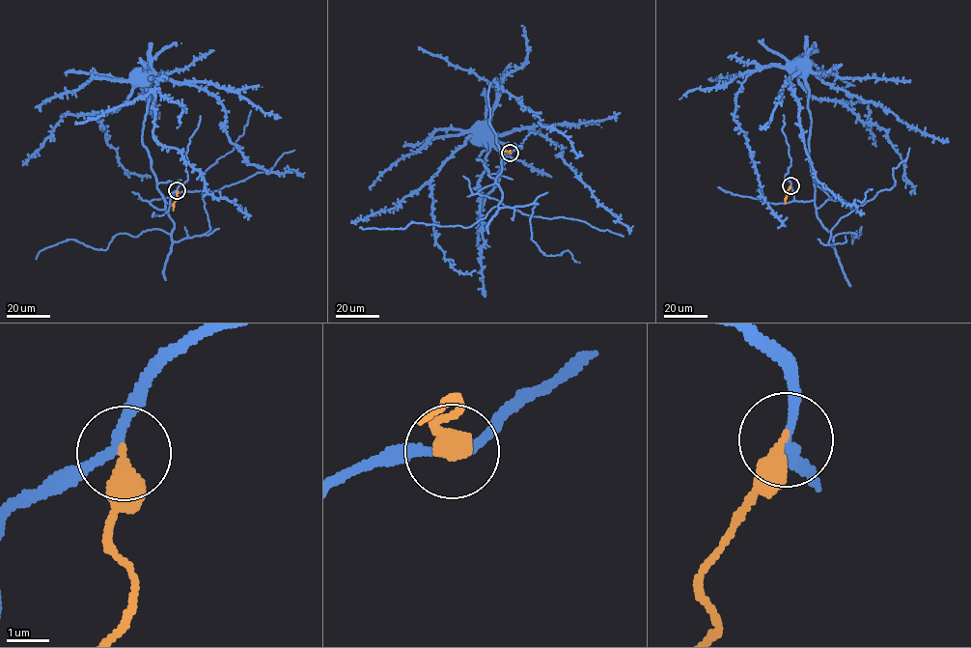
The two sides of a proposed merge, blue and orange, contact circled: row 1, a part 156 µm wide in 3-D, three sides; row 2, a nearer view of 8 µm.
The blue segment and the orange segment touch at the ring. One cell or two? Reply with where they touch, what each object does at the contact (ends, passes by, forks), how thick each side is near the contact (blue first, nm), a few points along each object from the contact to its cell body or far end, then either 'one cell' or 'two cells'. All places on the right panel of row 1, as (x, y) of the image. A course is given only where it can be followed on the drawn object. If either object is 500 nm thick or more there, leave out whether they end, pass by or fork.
at (790, 185); blue passes by; orange ends there; 190 nm thick on the blue side, 440 nm on the other; blue runs (790, 185), (795, 201), (814, 199), (814, 177), (809, 162), (811, 117), (808, 105), (809, 87), (801, 69); orange runs (790, 185), (785, 204); two cells

